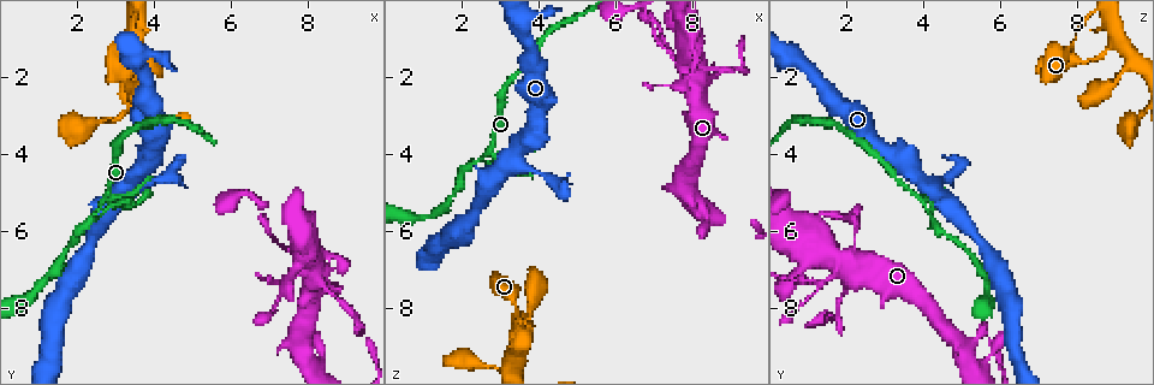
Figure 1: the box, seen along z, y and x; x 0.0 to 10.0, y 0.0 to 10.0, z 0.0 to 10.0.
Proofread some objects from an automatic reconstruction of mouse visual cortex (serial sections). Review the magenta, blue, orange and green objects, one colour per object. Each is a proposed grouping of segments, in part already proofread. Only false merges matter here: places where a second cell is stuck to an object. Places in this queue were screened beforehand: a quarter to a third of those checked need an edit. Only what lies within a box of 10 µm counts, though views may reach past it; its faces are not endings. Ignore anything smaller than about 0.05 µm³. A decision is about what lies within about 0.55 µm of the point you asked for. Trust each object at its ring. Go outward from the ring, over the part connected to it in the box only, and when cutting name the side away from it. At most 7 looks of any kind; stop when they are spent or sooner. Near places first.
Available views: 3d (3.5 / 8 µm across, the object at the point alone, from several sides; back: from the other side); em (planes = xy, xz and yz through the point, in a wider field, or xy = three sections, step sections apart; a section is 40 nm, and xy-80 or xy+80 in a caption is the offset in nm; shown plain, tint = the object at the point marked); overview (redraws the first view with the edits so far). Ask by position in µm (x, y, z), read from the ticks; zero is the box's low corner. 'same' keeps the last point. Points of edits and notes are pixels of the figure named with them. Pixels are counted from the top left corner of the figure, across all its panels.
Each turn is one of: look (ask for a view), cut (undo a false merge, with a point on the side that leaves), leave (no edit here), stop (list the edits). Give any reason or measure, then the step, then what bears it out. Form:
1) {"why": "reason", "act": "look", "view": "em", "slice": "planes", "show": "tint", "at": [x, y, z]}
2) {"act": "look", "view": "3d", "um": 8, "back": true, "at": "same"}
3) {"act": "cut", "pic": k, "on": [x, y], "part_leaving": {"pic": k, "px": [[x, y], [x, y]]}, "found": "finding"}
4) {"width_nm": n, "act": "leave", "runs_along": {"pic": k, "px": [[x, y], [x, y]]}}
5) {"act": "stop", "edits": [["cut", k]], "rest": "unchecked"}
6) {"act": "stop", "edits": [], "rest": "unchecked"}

{"why": "arms part here", "act": "look", "view": "3d", "um": 3.5, "back": true, "at": [2.65, 5.15, 3.90]}

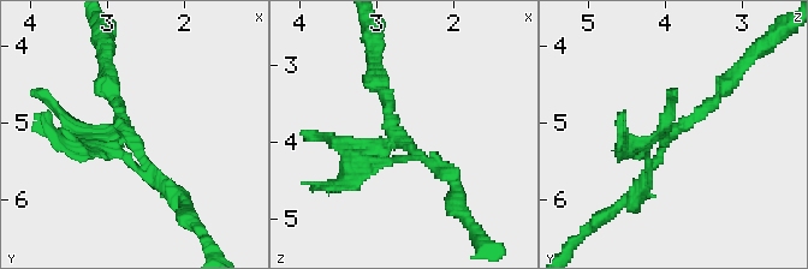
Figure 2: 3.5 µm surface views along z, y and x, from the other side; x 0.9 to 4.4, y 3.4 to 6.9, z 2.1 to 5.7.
{"act": "look", "view": "em", "slice": "xy", "step": 3, "show": "tint", "at": [2.70, 5.15, 3.90]}

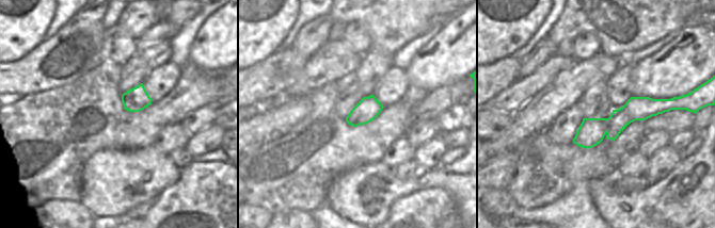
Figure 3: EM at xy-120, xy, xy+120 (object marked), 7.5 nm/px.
{"act": "cut", "pic": 2, "on": [77, 124], "border": {"pic": 3, "px": [[608, 118], [608, 130], [606, 132]]}, "found": "two cells meet here"}

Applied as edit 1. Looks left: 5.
{"act": "look", "view": "overview"}

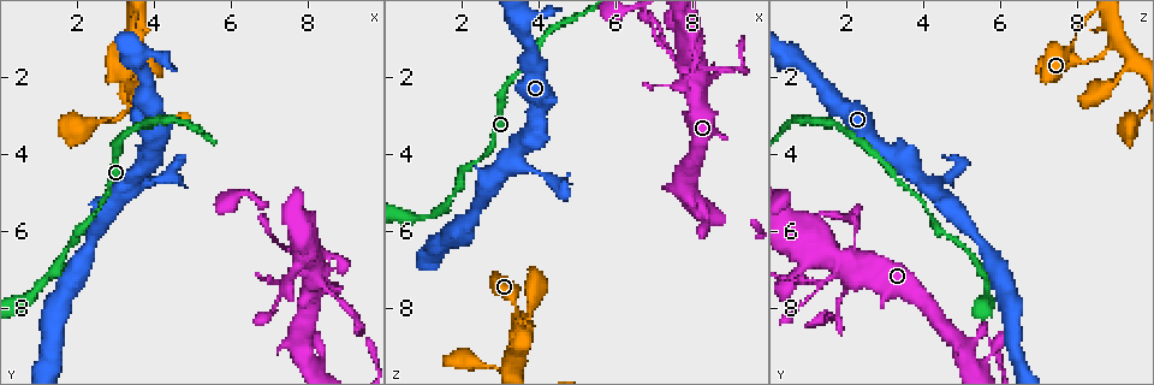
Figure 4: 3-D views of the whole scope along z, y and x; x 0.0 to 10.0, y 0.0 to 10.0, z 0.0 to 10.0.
{"act": "look", "view": "3d", "um": 3.5, "at": [7.40, 7.45, 1.30]}

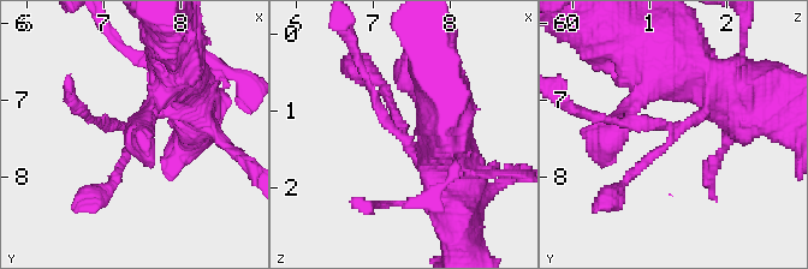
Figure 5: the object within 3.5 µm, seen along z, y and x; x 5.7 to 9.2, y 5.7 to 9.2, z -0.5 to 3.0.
{"why": "shape alone is not enough", "act": "look", "view": "em", "slice": "planes", "show": "tint", "at": [7.40, 7.40, 1.35]}

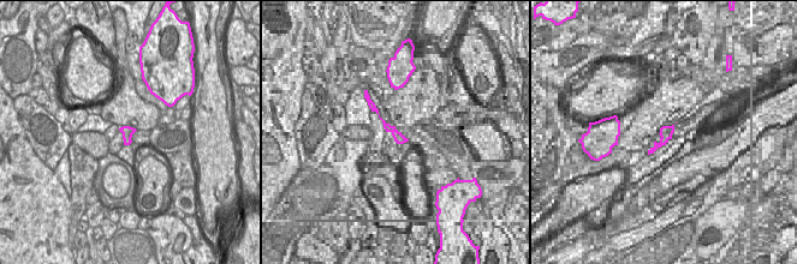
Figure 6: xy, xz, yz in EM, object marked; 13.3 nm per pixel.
{"act": "cut", "pic": 5, "on": [641, 119], "border": {"pic": 6, "px": [[132, 132], [123, 134]]}, "found": "two cells meet here"}

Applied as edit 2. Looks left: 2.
{"why": "a narrow waist", "act": "look", "view": "3d", "um": 3.5, "at": [9.15, 8.05, 1.80]}

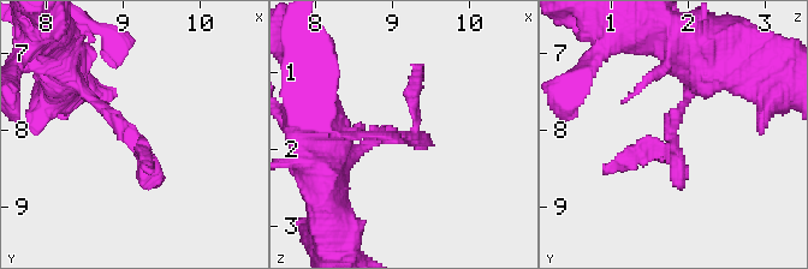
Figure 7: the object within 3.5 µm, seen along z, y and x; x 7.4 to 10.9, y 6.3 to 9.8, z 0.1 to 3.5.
{"act": "leave", "runs_along": {"pic": 7, "px": [[696, 82], [671, 123], [675, 144], [619, 162]]}, "found": "continuous, no second cell"}

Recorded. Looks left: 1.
{"act": "stop", "edits": [["cut", 2], ["cut", 5]], "rest": "unchecked"}

